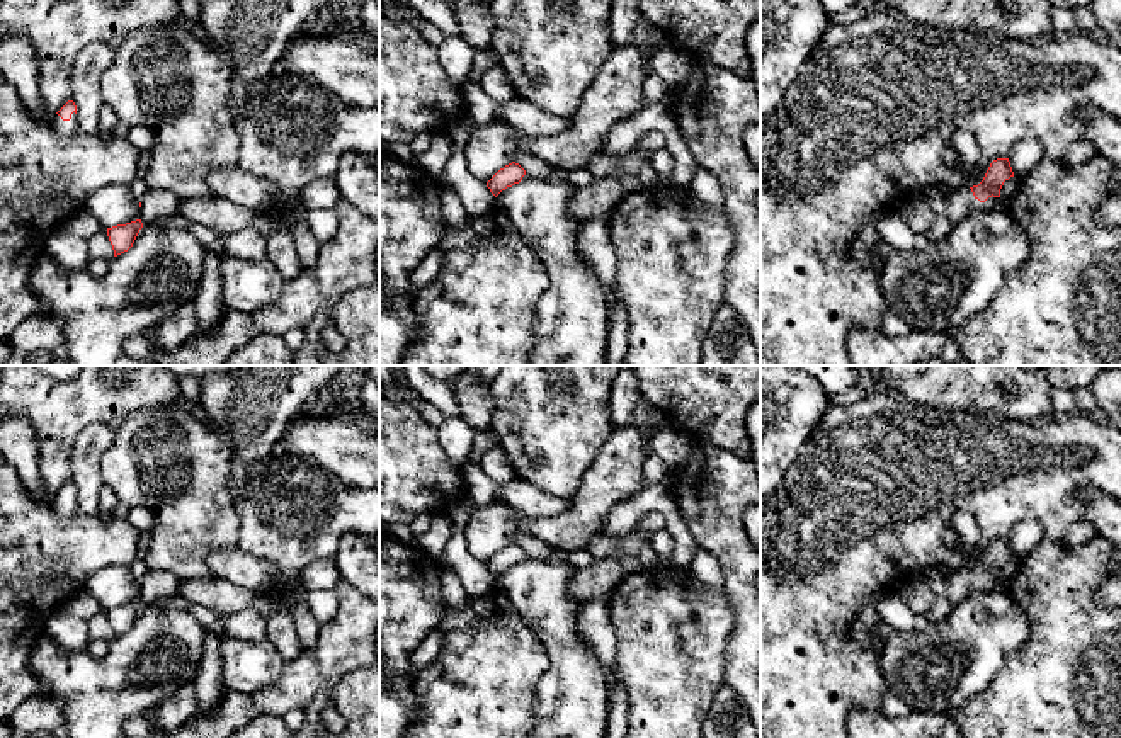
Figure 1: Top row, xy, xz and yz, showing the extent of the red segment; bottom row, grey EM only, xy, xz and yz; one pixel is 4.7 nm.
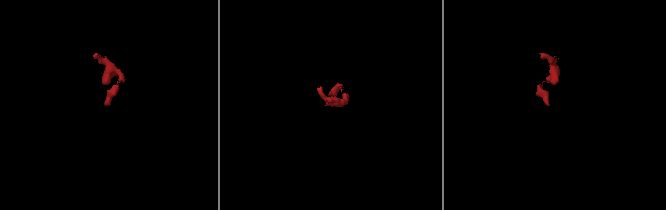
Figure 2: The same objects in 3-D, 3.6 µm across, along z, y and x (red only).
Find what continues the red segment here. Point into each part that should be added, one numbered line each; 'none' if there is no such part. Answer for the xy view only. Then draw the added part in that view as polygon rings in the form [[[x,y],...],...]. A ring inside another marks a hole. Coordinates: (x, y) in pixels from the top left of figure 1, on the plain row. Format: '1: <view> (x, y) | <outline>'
1: xy (60, 507) | [[[58,495],[51,500],[51,508],[58,515],[73,515],[77,510],[77,495],[71,495],[70,502],[63,502]]]
2: xy (157, 584) | [[[148,570],[141,580],[139,600],[145,605],[177,595],[182,580],[170,571]]]

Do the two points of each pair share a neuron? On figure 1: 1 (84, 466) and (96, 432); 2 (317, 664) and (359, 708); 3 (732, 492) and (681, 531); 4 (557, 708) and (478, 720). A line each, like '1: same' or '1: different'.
1: same
2: different
3: different
4: different

